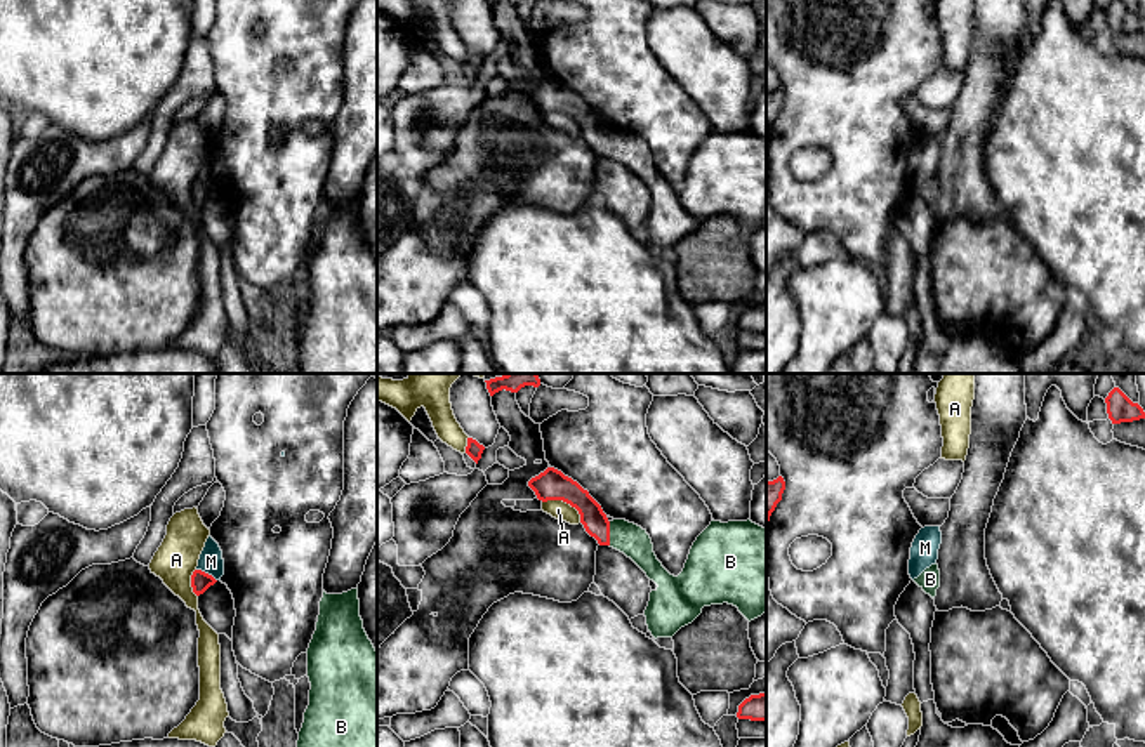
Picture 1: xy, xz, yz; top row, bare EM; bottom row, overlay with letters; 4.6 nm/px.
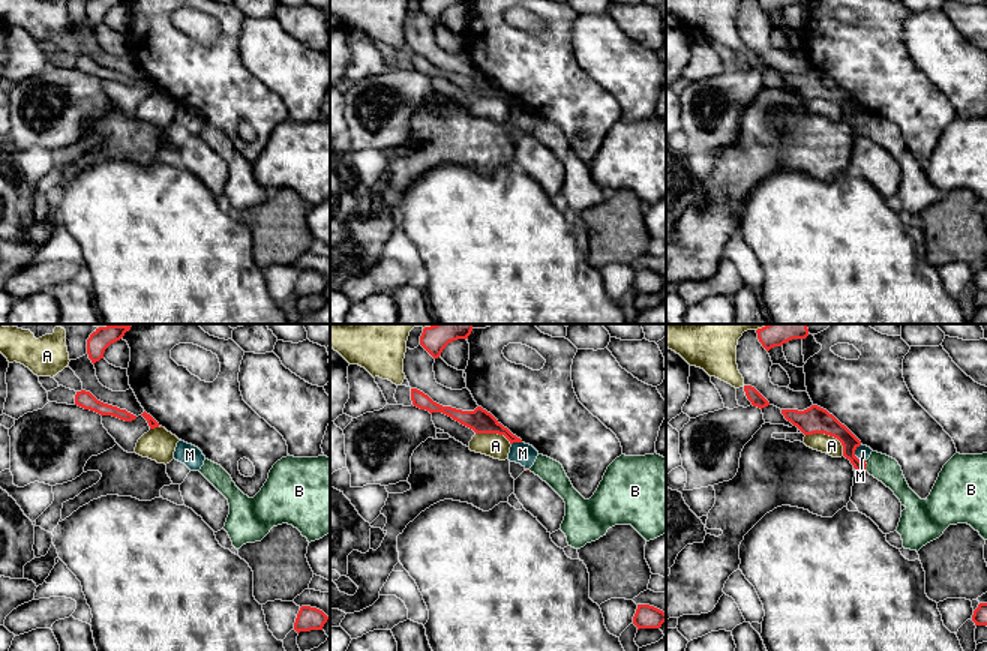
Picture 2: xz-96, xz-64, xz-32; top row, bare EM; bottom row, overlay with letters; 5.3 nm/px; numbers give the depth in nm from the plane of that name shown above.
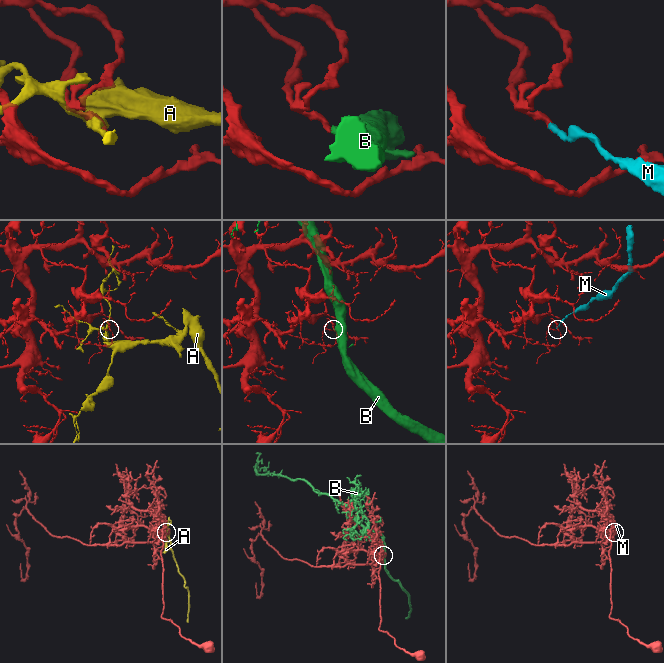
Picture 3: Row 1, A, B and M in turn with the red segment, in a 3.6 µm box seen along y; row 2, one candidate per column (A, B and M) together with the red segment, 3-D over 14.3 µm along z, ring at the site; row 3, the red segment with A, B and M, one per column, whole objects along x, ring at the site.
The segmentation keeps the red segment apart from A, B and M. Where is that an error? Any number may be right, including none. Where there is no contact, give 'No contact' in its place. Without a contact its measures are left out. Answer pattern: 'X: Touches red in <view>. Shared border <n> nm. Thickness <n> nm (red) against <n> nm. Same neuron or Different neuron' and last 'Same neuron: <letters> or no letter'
A: Touches red in xz. Shared border 200 nm. Thickness 140 nm (red) against 90 nm. Different neuron
B: Touches red in xz. Shared border 110 nm. Thickness 120 nm (red) against 150 nm. Different neuron
M: Touches red in xy. Shared border 110 nm. Thickness 90 nm (red) against 120 nm. Different neuron
Same neuron: no letter

